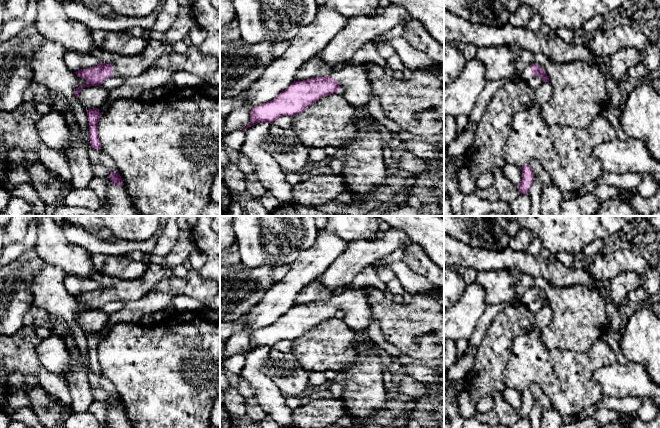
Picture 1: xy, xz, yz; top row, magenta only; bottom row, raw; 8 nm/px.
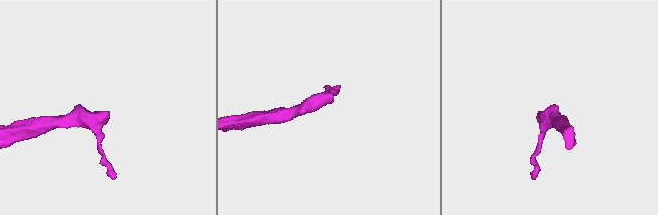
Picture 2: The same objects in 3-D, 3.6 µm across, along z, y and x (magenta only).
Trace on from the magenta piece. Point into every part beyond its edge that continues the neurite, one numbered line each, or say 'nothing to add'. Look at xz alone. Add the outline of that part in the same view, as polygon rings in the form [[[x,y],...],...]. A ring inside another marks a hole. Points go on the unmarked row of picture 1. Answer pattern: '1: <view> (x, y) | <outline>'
1: xz (355, 310) | [[[363,288],[347,289],[330,299],[338,305],[345,323],[359,334],[364,334],[371,322],[371,308]]]

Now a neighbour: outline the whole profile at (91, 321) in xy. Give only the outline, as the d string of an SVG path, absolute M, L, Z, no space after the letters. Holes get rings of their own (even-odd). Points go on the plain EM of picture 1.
M90 310L83 312L80 317L78 324L85 332L85 334L98 332L105 326L111 323L109 314L101 310Z

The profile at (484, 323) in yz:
M495 304L487 306L483 316L479 319L476 325L475 332L472 334L471 339L468 340L468 348L479 346L482 343L496 315L506 306L507 304Z

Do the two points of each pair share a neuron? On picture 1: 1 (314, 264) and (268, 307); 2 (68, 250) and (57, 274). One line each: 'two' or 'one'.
1: one
2: two

